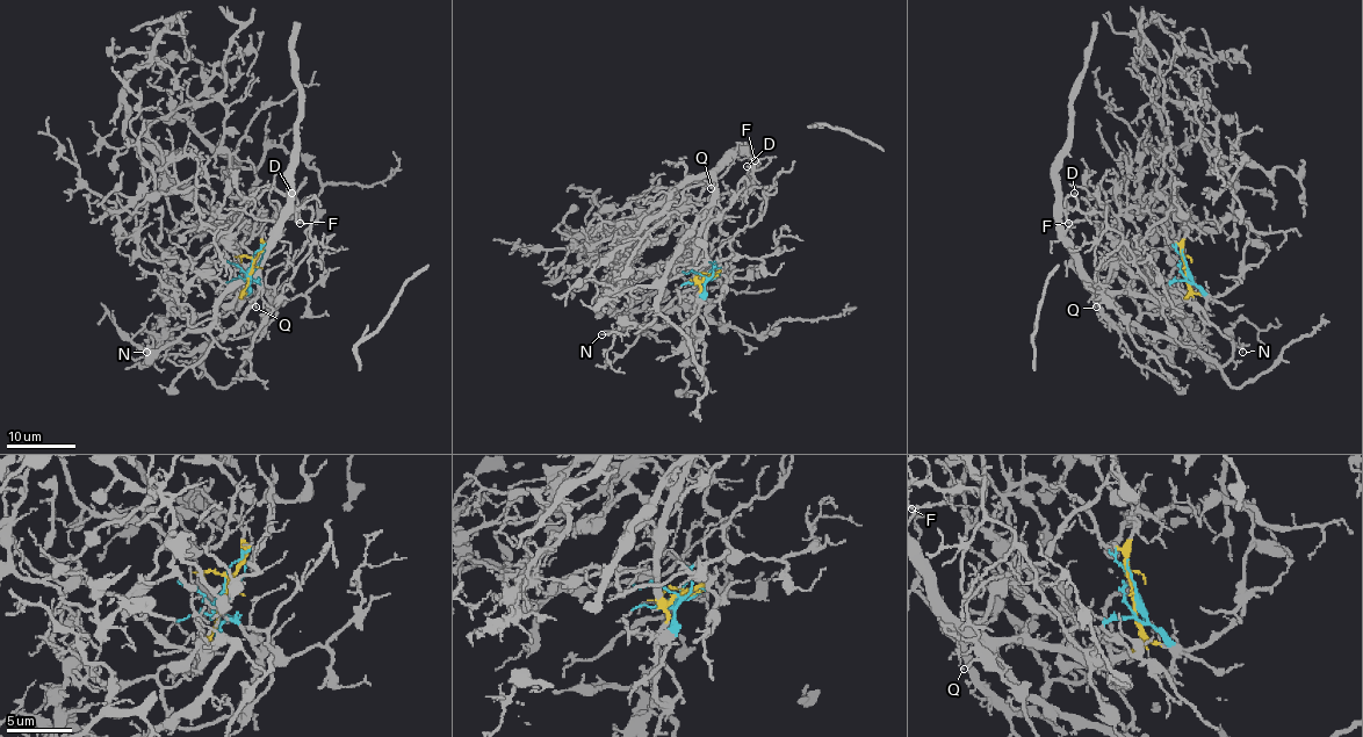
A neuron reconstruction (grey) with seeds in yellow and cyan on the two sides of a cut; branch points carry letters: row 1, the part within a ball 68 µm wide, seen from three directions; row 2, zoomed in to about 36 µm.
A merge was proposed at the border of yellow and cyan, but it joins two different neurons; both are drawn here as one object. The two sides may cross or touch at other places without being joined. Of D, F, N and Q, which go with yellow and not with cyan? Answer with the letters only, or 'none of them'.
D, F, N, Q

